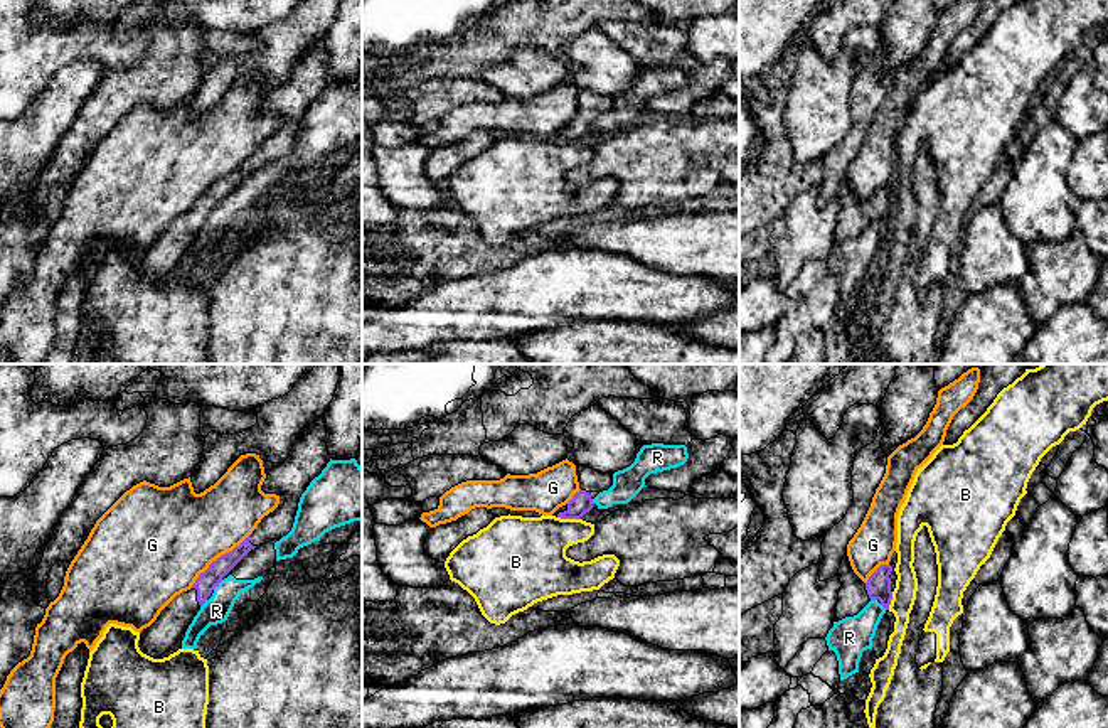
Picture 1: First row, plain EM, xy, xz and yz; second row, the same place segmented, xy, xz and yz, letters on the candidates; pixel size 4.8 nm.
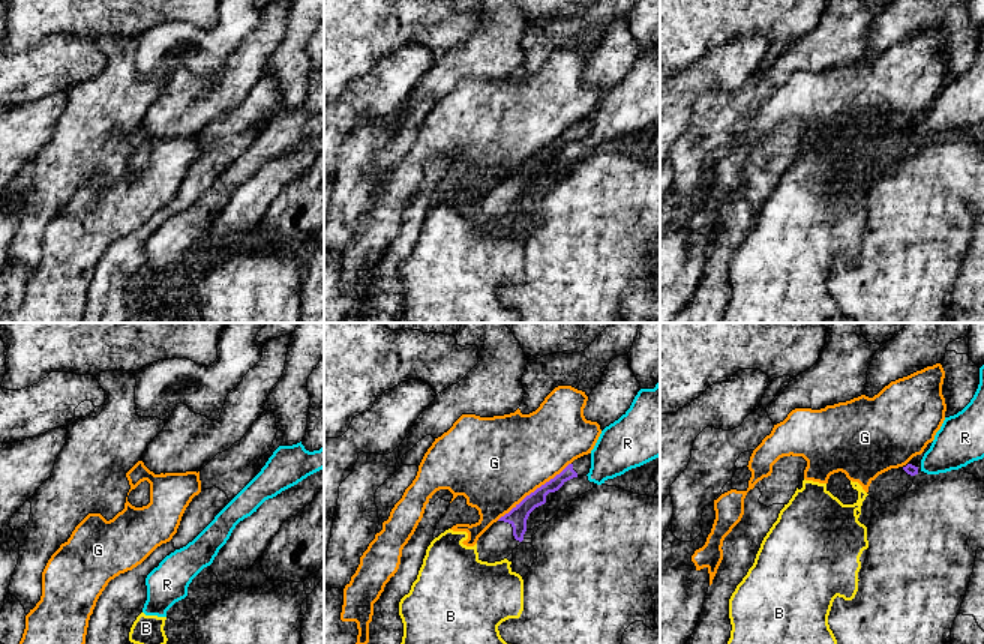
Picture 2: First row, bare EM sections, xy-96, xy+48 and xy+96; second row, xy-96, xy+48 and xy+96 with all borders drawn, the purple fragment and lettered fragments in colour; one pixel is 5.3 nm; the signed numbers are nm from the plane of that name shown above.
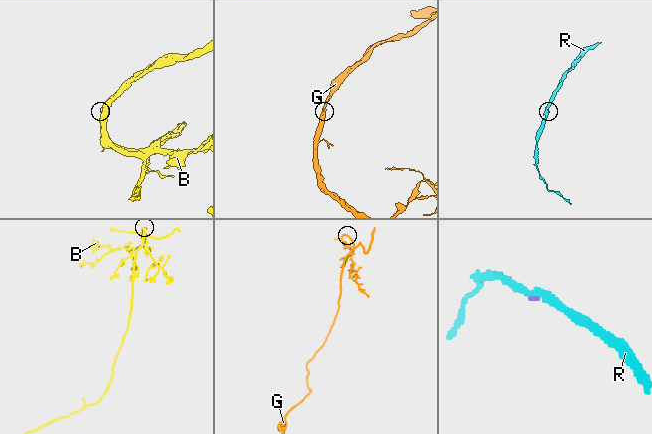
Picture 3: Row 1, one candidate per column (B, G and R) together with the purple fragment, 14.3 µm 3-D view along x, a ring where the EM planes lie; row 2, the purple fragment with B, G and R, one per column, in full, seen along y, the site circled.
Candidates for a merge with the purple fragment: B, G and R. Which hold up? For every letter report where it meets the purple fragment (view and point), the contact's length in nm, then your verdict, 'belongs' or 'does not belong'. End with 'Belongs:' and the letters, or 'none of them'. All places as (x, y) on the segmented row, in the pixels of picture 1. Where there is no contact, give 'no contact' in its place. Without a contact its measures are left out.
B: xz (569, 518) | 110 nm | does not belong
G: xy (219, 556) | 400 nm | does not belong
R: xy (218, 583) | 70 nm | does not belong
Belongs: none of them

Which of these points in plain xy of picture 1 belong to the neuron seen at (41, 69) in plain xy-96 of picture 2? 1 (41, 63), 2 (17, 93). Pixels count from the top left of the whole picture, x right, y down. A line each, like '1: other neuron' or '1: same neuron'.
1: same neuron
2: same neuron

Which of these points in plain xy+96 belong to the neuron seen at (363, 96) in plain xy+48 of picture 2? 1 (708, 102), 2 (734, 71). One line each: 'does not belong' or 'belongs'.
1: does not belong
2: belongs

